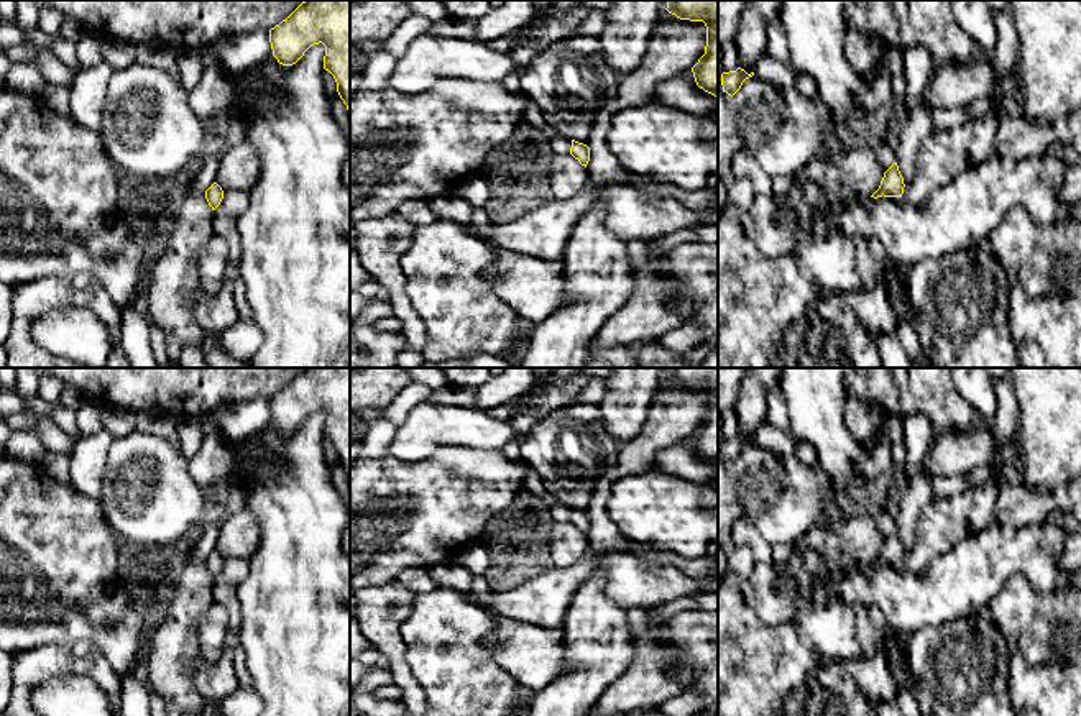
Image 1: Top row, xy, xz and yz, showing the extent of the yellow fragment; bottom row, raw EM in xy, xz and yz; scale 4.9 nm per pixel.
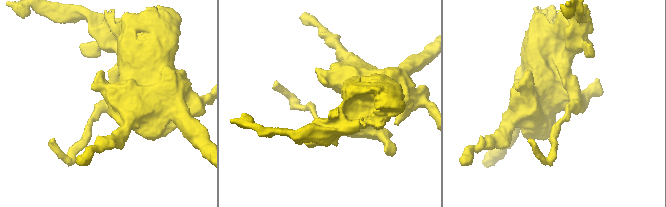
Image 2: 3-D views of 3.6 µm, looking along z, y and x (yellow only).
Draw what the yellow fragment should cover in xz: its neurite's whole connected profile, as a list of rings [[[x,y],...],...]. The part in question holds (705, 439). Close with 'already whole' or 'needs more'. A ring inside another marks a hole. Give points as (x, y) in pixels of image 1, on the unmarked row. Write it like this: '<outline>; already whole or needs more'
[[[667,368],[665,378],[680,388],[705,391],[705,422],[692,440],[700,457],[718,465],[718,368]]]; already whole

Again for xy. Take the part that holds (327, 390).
[[[304,368],[269,397],[269,411],[283,434],[296,432],[310,414],[322,411],[324,437],[334,443],[350,483],[350,368]]]; already whole

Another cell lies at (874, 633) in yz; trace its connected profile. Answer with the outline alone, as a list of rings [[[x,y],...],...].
[[[841,601],[807,604],[792,619],[803,644],[821,657],[848,660],[884,652],[887,660],[907,655],[908,637],[892,629],[877,606],[853,611]]]

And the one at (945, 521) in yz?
[[[994,457],[991,468],[992,476],[987,483],[950,498],[935,498],[923,507],[913,547],[902,562],[905,570],[923,575],[936,558],[994,522],[999,481],[1010,466],[1000,465]]]

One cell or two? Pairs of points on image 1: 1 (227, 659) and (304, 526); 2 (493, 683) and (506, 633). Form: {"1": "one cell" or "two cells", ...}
{"1": "two cells", "2": "two cells"}

